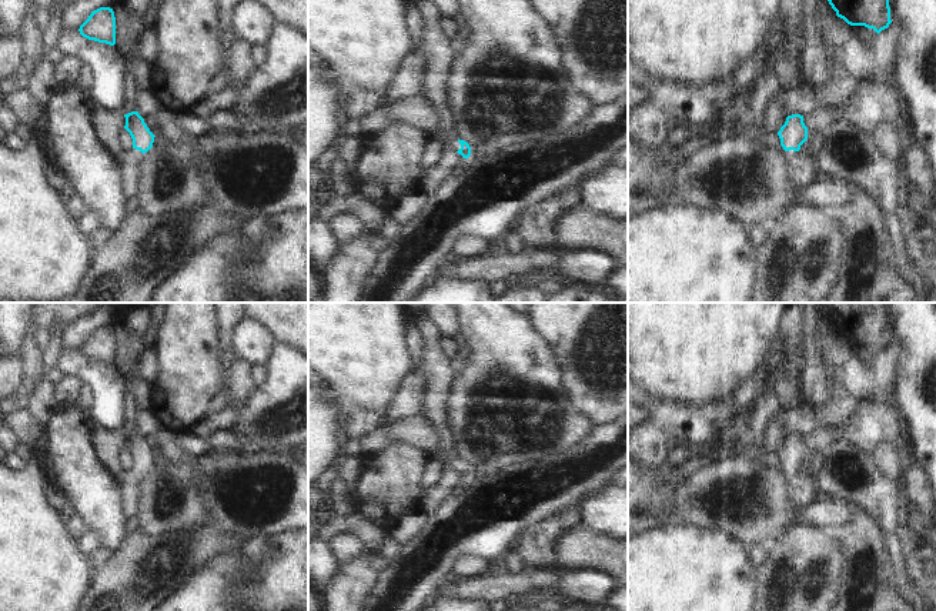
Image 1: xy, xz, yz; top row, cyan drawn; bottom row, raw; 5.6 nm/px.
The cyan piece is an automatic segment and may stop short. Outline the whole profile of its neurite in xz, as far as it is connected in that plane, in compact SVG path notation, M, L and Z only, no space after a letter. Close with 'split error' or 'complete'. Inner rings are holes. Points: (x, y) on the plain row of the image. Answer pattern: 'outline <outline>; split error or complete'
outline M424 308L415 310L415 313L415 325L424 340L424 350L419 358L421 371L427 377L427 391L422 401L424 408L421 415L432 423L439 437L438 448L432 455L439 464L448 463L454 471L464 478L468 478L471 475L469 464L459 460L451 448L452 434L449 431L449 418L447 414L447 398L455 373L449 368L449 358L439 348L439 330L428 318Z; split error

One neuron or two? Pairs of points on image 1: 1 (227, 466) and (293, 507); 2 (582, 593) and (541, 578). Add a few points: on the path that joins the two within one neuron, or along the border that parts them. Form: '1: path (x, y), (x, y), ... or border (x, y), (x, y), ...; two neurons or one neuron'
1: path (251, 471), (286, 471), (291, 476), (291, 483); one neuron
2: border (558, 568), (557, 578), (550, 587); two neurons

